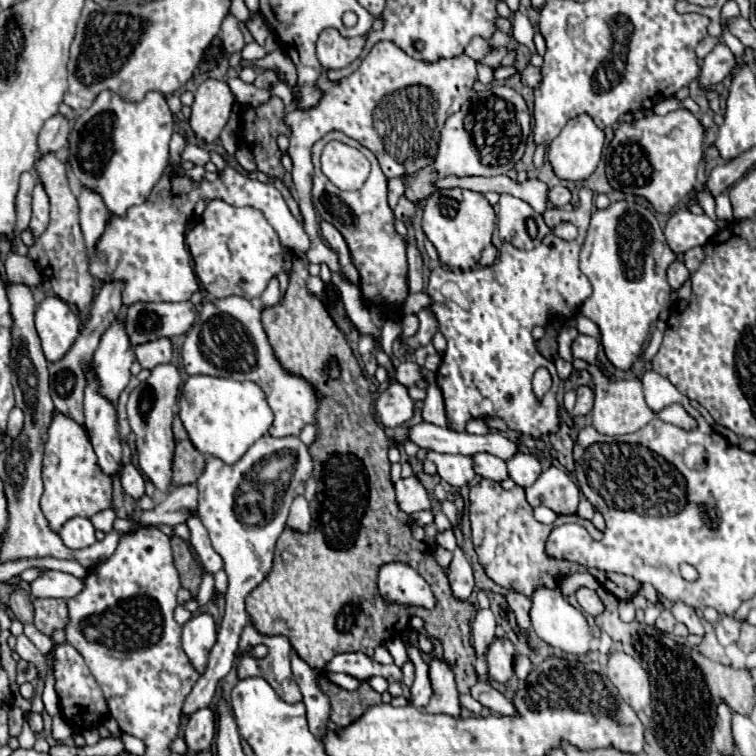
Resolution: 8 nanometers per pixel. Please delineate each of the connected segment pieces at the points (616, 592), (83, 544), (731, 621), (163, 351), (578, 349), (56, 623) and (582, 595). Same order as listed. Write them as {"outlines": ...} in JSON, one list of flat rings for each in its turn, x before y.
{"outlines":[[[589,568,589,572,599,580,599,584,609,590,613,596,617,596,619,600,631,600,637,590,639,590,639,582,631,576,625,576,625,574,607,574,605,570,597,570,597,568]],[[71,518,67,524,63,524,59,536,71,550,89,548,91,544,95,544,95,530,87,518]],[[721,616,721,620,715,626,719,644,721,646,729,646,729,644,737,642,739,640,739,632,741,632,741,624,743,624,743,620,737,620,735,616]],[[159,338,151,344,141,344,139,348,135,348,135,356,141,364,141,368,153,370,159,364,169,364,171,356,173,356,173,346,169,338]],[[579,334,573,342,573,356,585,362,595,362,597,358,597,350,599,350,599,340,593,336,585,336]],[[38,598,33,601,35,608,34,625,43,634,51,636,55,628,67,624,67,602,63,599]],[[579,588,575,592,575,598,577,602,581,604,581,608,591,614,591,616,599,616,599,612,603,612,603,602,599,600,597,592,595,590,589,590,589,588]]]}

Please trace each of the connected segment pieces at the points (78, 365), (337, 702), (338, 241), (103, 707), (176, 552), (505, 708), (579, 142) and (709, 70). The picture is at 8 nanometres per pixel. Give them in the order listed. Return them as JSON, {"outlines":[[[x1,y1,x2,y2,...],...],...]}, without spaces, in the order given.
{"outlines":[[[105,284,99,292,99,296,93,300,93,306,89,310,89,316,85,318,85,322,81,324,81,332,79,338,75,340,75,344,71,346,71,350,57,362,49,364,49,374,51,374,51,398,55,402,57,412,63,412,67,416,71,416,73,420,77,420,79,424,83,424,85,416,83,416,83,392,87,386,87,364,93,358,95,348,99,346,99,340,103,336,103,332,111,326,111,322,115,320,117,310,121,308,121,284]],[[321,678,321,690,329,696,331,702,331,720,337,726,351,724,355,716,361,716,367,708,381,702,381,694,377,694,369,684,361,684,355,692,347,692,325,678]],[[321,220,321,236,323,236,325,242,329,244,329,248,339,256,341,268,343,268,343,272,347,274,347,278,349,278,349,280,357,280,357,278,359,278,359,272,357,272,357,268,355,268,355,264,353,264,353,260,351,260,351,252,349,252,349,248,347,248,347,242,345,242,345,238,341,236,341,232,339,232,333,224]],[[69,644,55,648,55,678,57,678,55,688,59,694,61,710,63,710,63,716,69,720,69,724,75,724,75,726,81,724,81,728,97,726,103,720,103,716,107,714,107,702,105,702,95,678,91,676,85,660]],[[177,536,171,538,171,546,173,546,173,558,175,558,175,566,179,570,179,576,181,576,181,586,191,590,191,594,195,596,199,584,201,584,201,566,199,562,195,560,189,544]],[[477,682,471,688,471,696,475,700,479,700,483,706,487,706,491,712,495,714,503,714,503,716,519,716,517,708,513,706,513,702,509,698,505,698,499,690,495,690,489,682]],[[589,114,575,116,573,120,567,122,567,126,561,130,561,134,549,144,549,160,551,160,555,174,565,180,589,178,601,160,603,144,605,144,605,132,593,122,593,118]],[[719,44,713,48,711,54,705,56,703,64,701,64,701,74,699,74,699,86,703,90,719,84,725,76,731,74,733,70,733,64,735,64,735,56,733,52,725,46,725,44]]]}

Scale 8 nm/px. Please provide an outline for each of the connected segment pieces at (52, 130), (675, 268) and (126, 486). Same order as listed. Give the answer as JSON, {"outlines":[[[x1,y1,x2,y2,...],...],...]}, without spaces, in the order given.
{"outlines":[[[53,116,45,122,45,126,39,132,37,138,37,146,39,146,39,154,45,156,49,152,59,152,63,146,67,146,67,138,69,138,71,126,69,120,63,116]],[[673,262,667,270,667,278,669,278,669,286,671,290,679,290,687,280,689,280,689,270,685,268,685,264,681,262]],[[123,464,119,470,119,478,123,484,123,490,133,496,135,500,139,500,139,496,145,494,145,480,141,476,141,472,133,466,133,464]]]}

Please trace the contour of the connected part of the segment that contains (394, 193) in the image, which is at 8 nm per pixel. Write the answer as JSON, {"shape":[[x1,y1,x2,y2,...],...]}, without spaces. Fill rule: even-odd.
{"shape":[[395,178,395,180,389,180,389,206,391,210,397,206,397,198,403,196,403,180,401,178]]}

